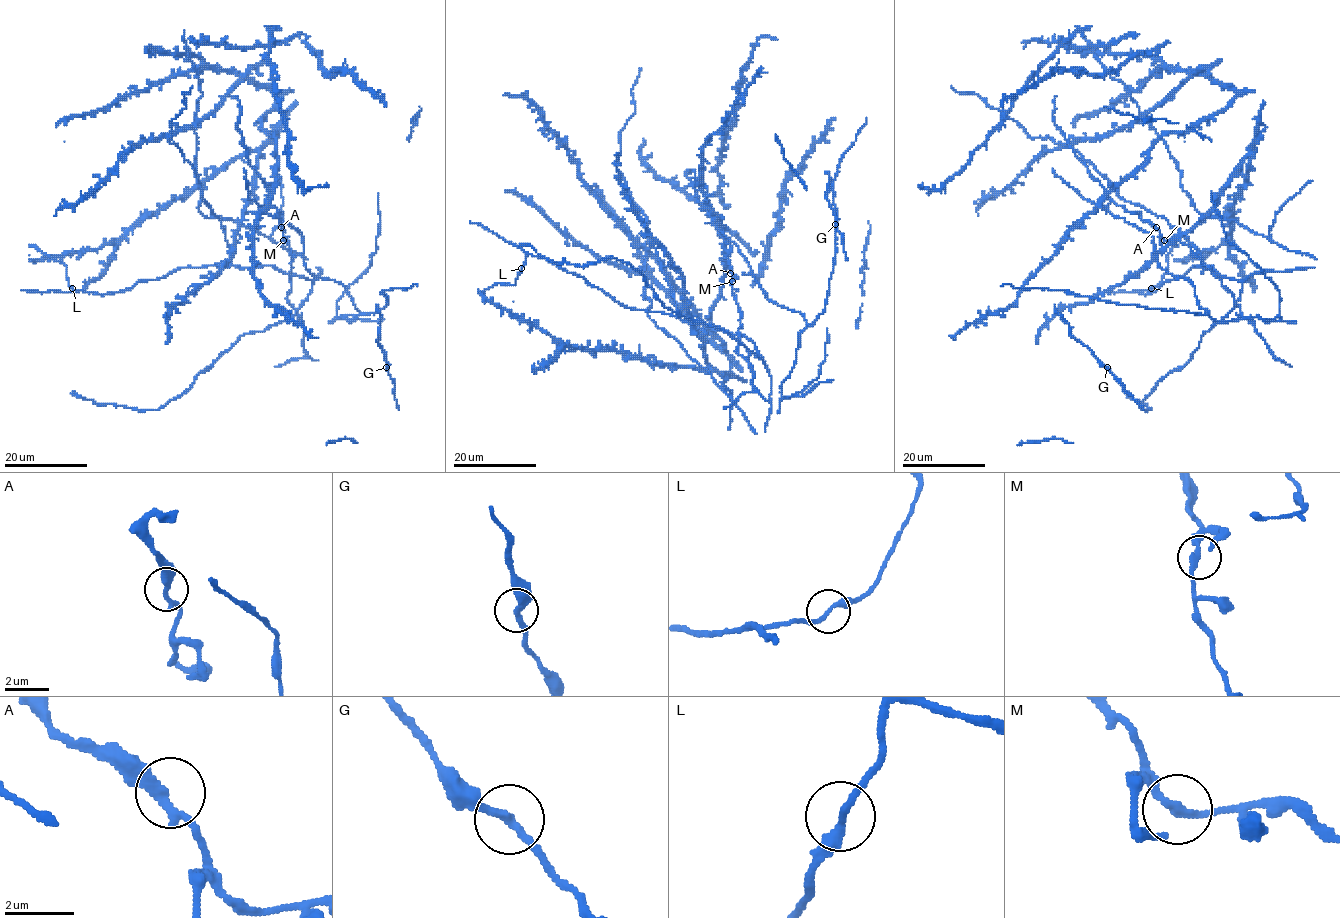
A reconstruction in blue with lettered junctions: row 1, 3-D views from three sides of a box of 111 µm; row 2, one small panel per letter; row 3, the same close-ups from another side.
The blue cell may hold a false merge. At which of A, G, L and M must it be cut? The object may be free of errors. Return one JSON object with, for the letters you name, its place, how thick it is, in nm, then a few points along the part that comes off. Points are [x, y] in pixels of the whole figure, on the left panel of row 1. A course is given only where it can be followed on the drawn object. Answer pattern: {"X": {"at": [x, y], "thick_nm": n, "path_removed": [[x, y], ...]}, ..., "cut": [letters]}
{"cut": []}

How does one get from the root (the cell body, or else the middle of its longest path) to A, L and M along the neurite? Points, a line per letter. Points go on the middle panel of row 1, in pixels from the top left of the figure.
A: (723, 275), (725, 237), (718, 223), (718, 232), (730, 246), (727, 257), (730, 273)
L: (723, 275), (718, 223), (730, 246), (736, 334), (630, 309), (545, 258), (528, 254), (521, 268)
M: (723, 275), (725, 237), (718, 223), (718, 232), (730, 246), (727, 258), (732, 281)

